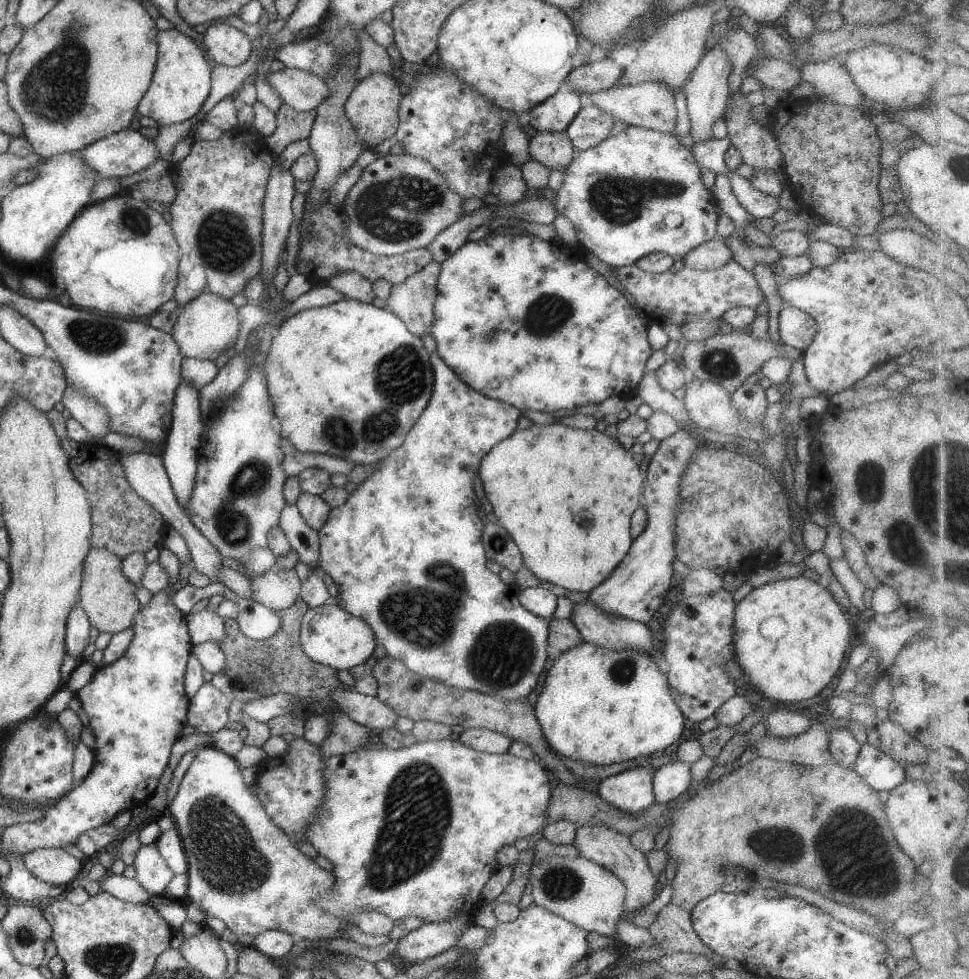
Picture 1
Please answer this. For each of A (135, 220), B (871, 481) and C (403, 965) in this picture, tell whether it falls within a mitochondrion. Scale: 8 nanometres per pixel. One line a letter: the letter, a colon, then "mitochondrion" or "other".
A: mitochondrion
B: mitochondrion
C: other

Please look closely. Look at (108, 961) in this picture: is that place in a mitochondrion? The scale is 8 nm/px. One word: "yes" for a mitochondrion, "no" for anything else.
yes

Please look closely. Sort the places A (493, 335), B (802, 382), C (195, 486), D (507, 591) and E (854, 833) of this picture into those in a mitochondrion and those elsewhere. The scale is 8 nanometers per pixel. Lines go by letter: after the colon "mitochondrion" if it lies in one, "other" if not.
A: mitochondrion
B: other
C: other
D: other
E: mitochondrion

